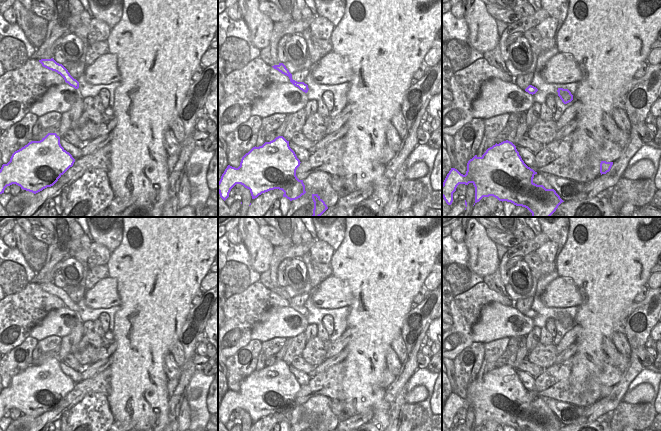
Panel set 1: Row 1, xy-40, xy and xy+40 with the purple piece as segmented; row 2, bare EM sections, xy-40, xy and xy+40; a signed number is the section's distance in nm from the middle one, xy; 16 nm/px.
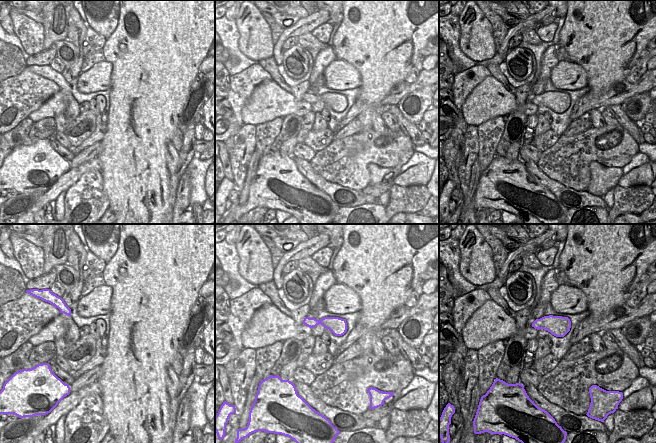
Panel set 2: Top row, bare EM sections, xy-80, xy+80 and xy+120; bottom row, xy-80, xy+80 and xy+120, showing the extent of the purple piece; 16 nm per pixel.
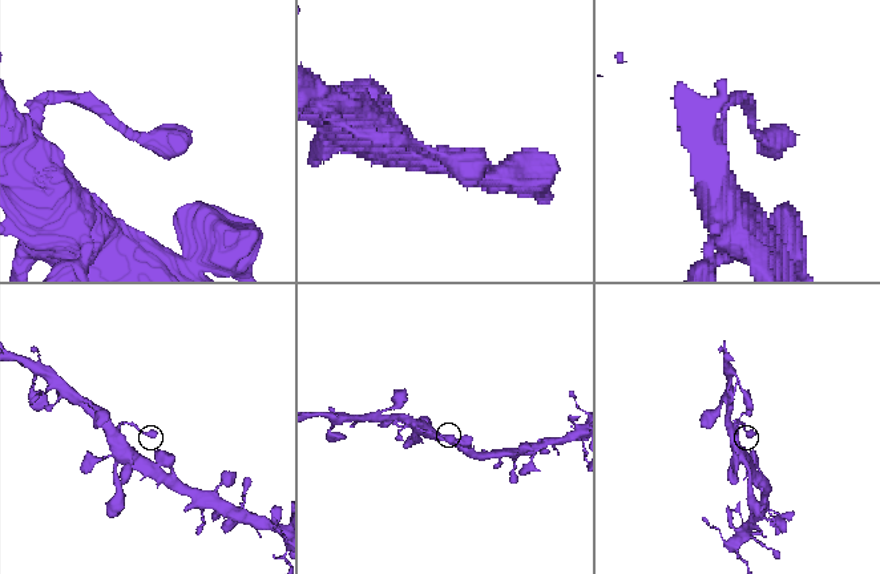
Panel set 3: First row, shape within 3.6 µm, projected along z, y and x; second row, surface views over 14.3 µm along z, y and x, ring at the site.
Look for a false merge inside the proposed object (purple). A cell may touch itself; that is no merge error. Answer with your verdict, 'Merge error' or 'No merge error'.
No merge error.

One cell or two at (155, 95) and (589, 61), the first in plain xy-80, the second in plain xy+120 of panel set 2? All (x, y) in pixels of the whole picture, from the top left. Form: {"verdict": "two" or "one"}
{"verdict": "one"}

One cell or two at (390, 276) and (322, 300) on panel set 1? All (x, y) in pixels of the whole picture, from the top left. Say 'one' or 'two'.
two

